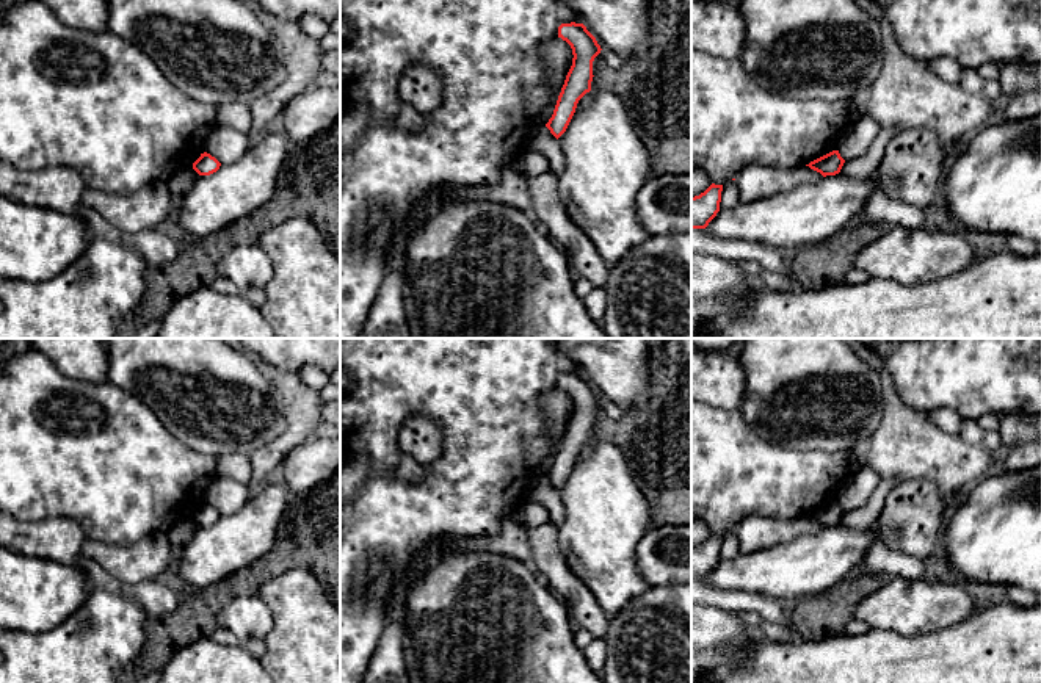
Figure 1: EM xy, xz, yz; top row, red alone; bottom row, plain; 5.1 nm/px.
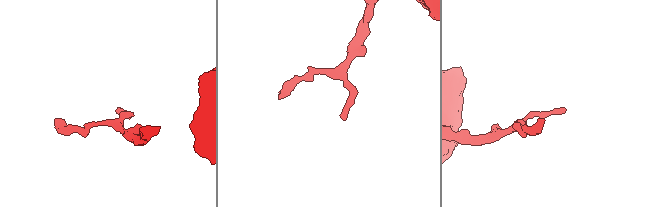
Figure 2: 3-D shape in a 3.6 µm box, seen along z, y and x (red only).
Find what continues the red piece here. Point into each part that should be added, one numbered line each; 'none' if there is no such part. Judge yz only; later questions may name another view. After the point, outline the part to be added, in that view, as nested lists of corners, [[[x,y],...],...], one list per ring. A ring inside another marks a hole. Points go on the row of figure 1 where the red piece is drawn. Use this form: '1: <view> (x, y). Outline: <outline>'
none

